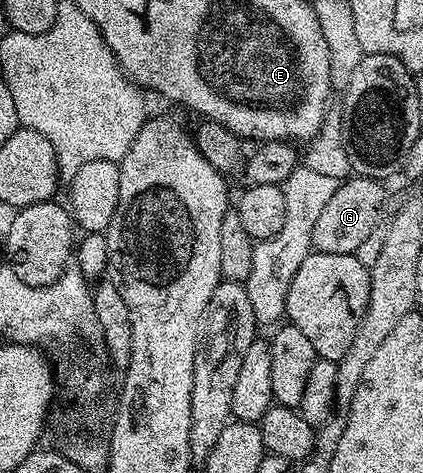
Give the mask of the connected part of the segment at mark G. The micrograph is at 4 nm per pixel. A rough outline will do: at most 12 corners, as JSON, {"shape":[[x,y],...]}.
{"shape":[[344,179],[322,207],[311,247],[354,254],[377,230],[384,185]]}

